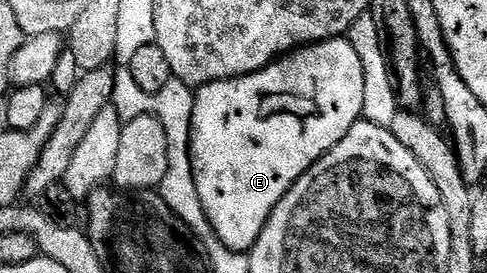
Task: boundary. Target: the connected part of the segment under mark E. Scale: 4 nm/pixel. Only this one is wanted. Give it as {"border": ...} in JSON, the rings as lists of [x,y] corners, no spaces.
{"border":[[[345,36],[333,37],[327,41],[316,41],[313,45],[303,45],[293,53],[285,54],[266,66],[265,69],[249,73],[243,77],[229,77],[227,81],[213,81],[201,86],[194,94],[194,110],[192,111],[192,123],[190,124],[190,158],[192,159],[192,171],[196,191],[200,195],[202,210],[214,229],[214,236],[220,239],[230,249],[237,253],[246,253],[254,248],[264,231],[266,221],[272,215],[272,211],[284,199],[284,195],[293,185],[299,181],[324,156],[344,135],[348,135],[351,127],[362,117],[364,107],[364,67],[360,63],[360,55],[356,55],[356,49]]]}

